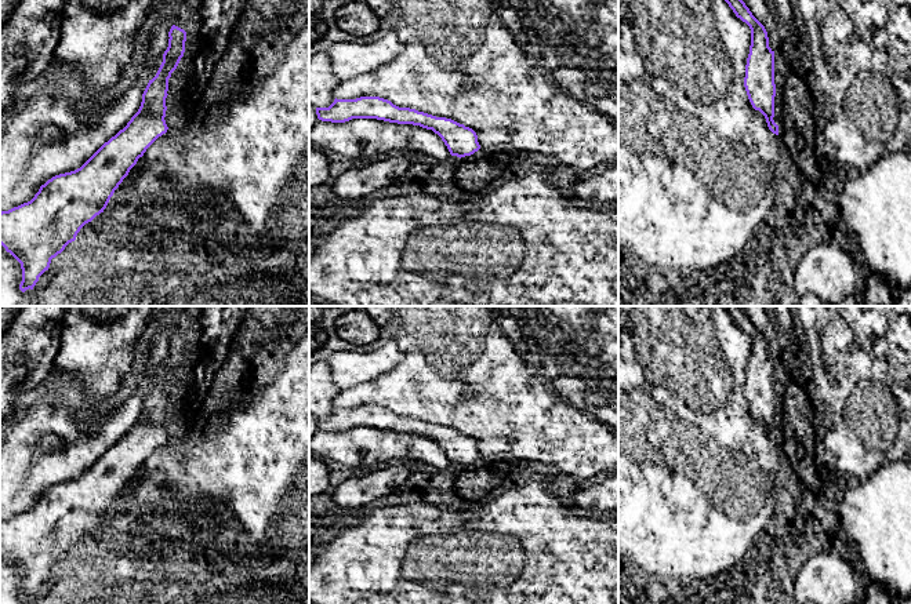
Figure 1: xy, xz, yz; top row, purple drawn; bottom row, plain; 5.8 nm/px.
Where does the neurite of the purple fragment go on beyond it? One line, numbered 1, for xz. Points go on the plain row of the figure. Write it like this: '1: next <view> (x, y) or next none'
1: next none

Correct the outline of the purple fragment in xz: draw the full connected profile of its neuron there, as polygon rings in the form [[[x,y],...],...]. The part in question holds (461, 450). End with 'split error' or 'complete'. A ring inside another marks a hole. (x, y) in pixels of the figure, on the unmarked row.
[[[380,405],[334,408],[329,416],[316,416],[322,430],[345,432],[352,427],[377,427],[398,433],[413,433],[438,443],[451,465],[465,466],[480,458],[476,441],[451,427],[436,426],[410,416],[399,416]]]; complete

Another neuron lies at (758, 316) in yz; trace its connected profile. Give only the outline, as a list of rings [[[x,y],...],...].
[[[740,306],[750,317],[752,324],[765,335],[769,346],[769,356],[777,360],[780,354],[780,343],[777,341],[777,330],[770,324],[765,306]]]

